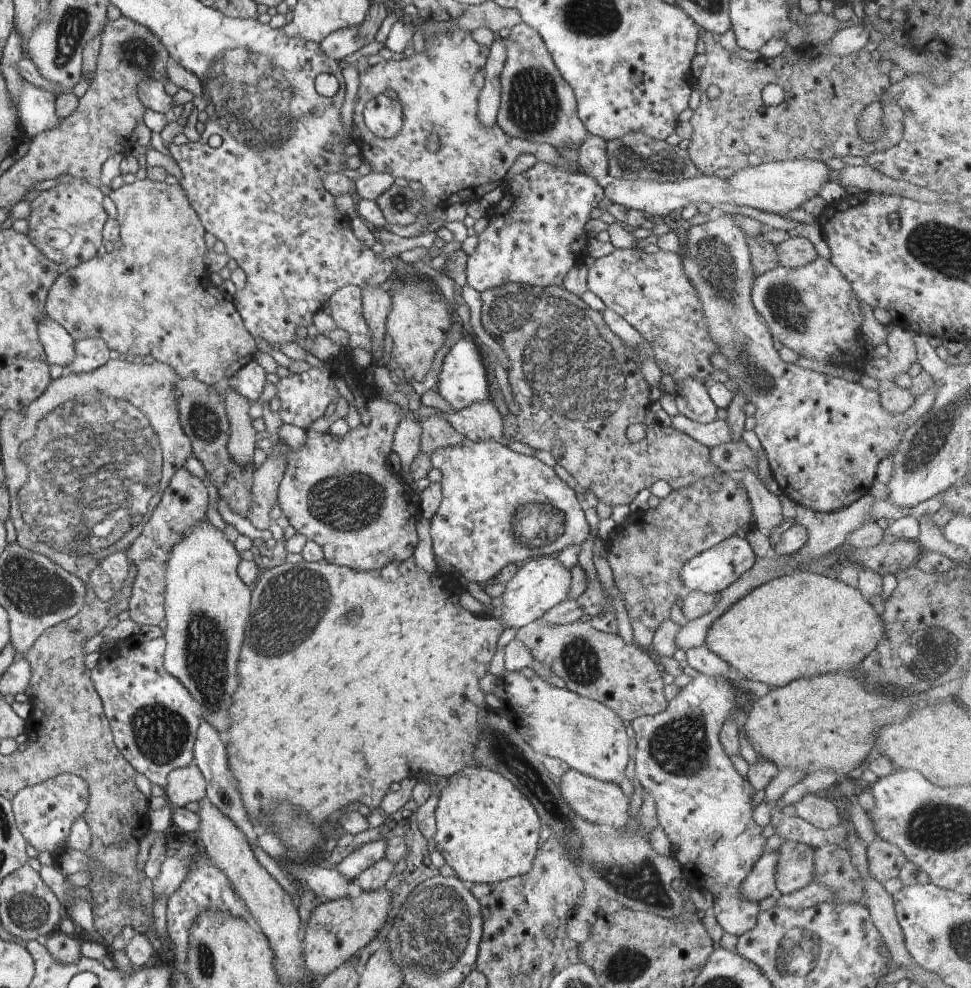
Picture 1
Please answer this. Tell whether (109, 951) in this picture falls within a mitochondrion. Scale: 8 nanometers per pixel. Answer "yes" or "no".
no

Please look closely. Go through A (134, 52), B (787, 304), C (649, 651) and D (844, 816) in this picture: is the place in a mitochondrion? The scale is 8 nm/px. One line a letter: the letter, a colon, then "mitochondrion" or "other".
A: mitochondrion
B: mitochondrion
C: other
D: other

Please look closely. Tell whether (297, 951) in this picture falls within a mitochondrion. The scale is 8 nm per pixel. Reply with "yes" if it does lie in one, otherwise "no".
no

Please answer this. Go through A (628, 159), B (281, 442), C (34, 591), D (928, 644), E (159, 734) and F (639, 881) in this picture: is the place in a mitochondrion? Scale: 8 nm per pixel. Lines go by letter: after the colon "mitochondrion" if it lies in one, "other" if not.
A: mitochondrion
B: other
C: mitochondrion
D: other
E: mitochondrion
F: mitochondrion

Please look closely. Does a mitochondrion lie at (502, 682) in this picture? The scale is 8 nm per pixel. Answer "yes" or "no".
no

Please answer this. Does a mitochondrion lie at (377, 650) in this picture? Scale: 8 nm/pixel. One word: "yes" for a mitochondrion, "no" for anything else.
no

